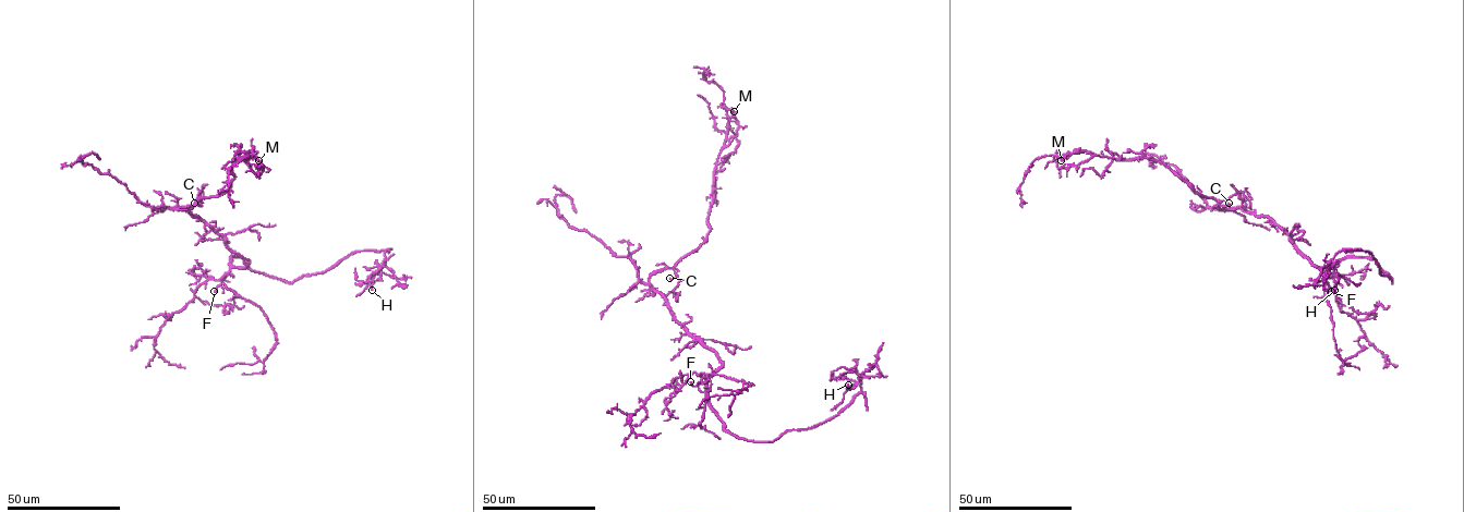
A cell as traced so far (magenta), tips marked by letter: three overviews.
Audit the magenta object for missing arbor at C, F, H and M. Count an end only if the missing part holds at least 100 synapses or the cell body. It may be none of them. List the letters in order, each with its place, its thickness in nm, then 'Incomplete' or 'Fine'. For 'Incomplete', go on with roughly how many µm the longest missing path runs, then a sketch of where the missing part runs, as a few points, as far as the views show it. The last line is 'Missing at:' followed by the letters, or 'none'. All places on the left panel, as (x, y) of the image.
C: Place: (194, 203). Thickness 90 nm. Fine
F: Place: (214, 291). Thickness 200 nm. Fine
H: Place: (372, 290). Thickness 160 nm. Fine
M: Place: (258, 160). Thickness 150 nm. Fine
Missing at: none

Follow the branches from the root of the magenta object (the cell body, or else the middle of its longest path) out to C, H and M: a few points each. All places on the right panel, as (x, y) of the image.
C: (1285, 231), (1269, 217), (1249, 214), (1241, 207), (1219, 206), (1229, 205), (1229, 203)
H: (1285, 231), (1317, 267), (1370, 257), (1392, 281), (1368, 252), (1342, 251), (1329, 264), (1339, 273), (1334, 290)
M: (1285, 231), (1269, 217), (1241, 207), (1221, 208), (1151, 159), (1074, 150), (1061, 160)

